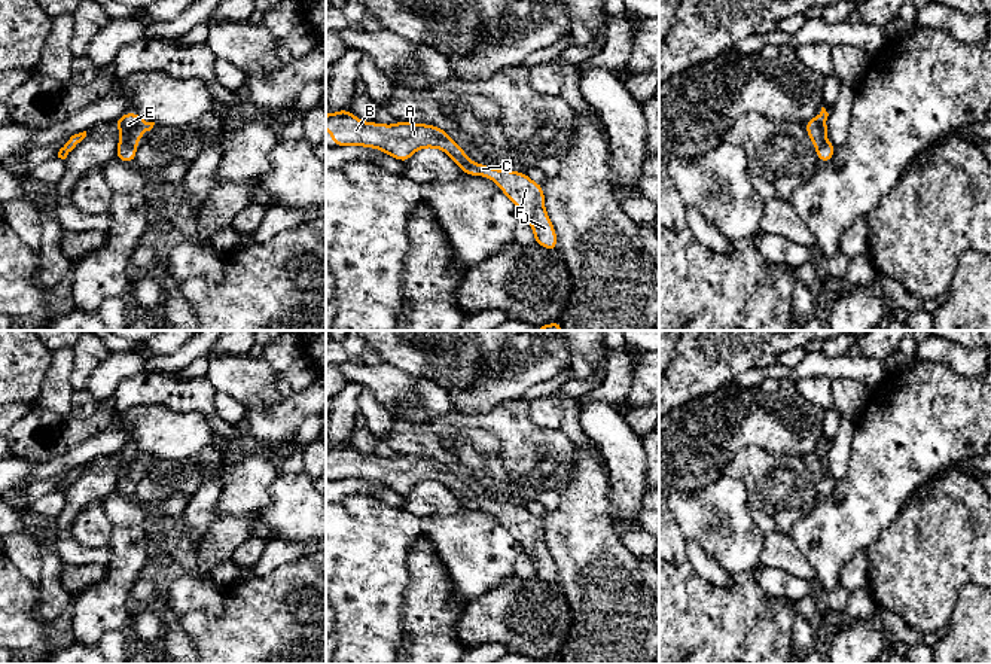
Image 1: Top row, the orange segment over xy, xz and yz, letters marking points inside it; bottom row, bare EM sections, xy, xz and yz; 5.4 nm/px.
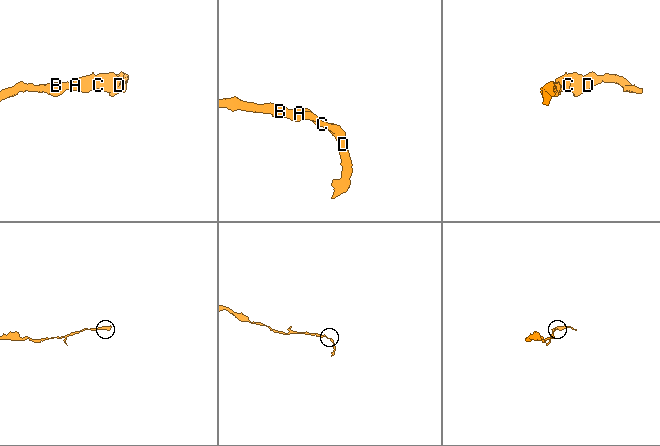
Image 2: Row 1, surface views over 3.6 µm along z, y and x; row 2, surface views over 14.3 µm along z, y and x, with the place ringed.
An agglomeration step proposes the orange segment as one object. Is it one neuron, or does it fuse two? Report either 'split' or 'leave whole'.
leave whole

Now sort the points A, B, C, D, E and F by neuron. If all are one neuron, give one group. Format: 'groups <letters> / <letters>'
groups A B C D E F

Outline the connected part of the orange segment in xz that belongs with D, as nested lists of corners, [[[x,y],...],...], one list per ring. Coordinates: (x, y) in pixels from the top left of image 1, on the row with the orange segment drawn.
[[[342,109],[326,115],[326,130],[332,134],[333,146],[372,147],[402,162],[408,162],[414,152],[424,147],[443,150],[466,176],[482,176],[496,182],[531,226],[534,241],[549,252],[558,250],[557,231],[545,208],[543,186],[525,173],[473,162],[442,128],[400,121],[394,125],[365,122],[350,109]]]

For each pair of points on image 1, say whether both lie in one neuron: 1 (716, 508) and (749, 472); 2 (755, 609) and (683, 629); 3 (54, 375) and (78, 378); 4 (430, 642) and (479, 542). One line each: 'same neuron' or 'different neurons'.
1: different neurons
2: same neuron
3: different neurons
4: different neurons

